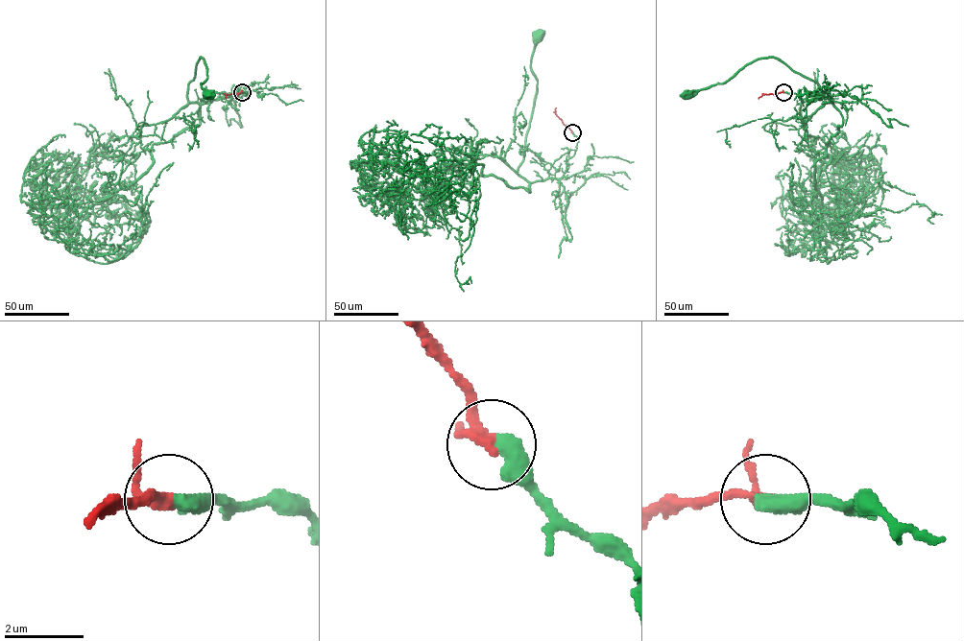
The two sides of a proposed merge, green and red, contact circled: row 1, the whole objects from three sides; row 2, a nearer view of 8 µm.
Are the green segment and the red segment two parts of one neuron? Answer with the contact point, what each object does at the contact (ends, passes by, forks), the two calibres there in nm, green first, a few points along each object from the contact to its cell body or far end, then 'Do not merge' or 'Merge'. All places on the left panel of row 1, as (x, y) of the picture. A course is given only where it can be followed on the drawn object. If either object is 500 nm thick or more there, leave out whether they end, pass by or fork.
Place: (242, 92). At the ring green ends. At the ring red passes by. Thickness 480 nm (green) against 240 nm. Course of green: (242, 92), (248, 93), (190, 103), (187, 84), (194, 78), (200, 58), (206, 77), (201, 85), (209, 95). Course of red: (242, 92), (226, 94), (226, 99). Merge

